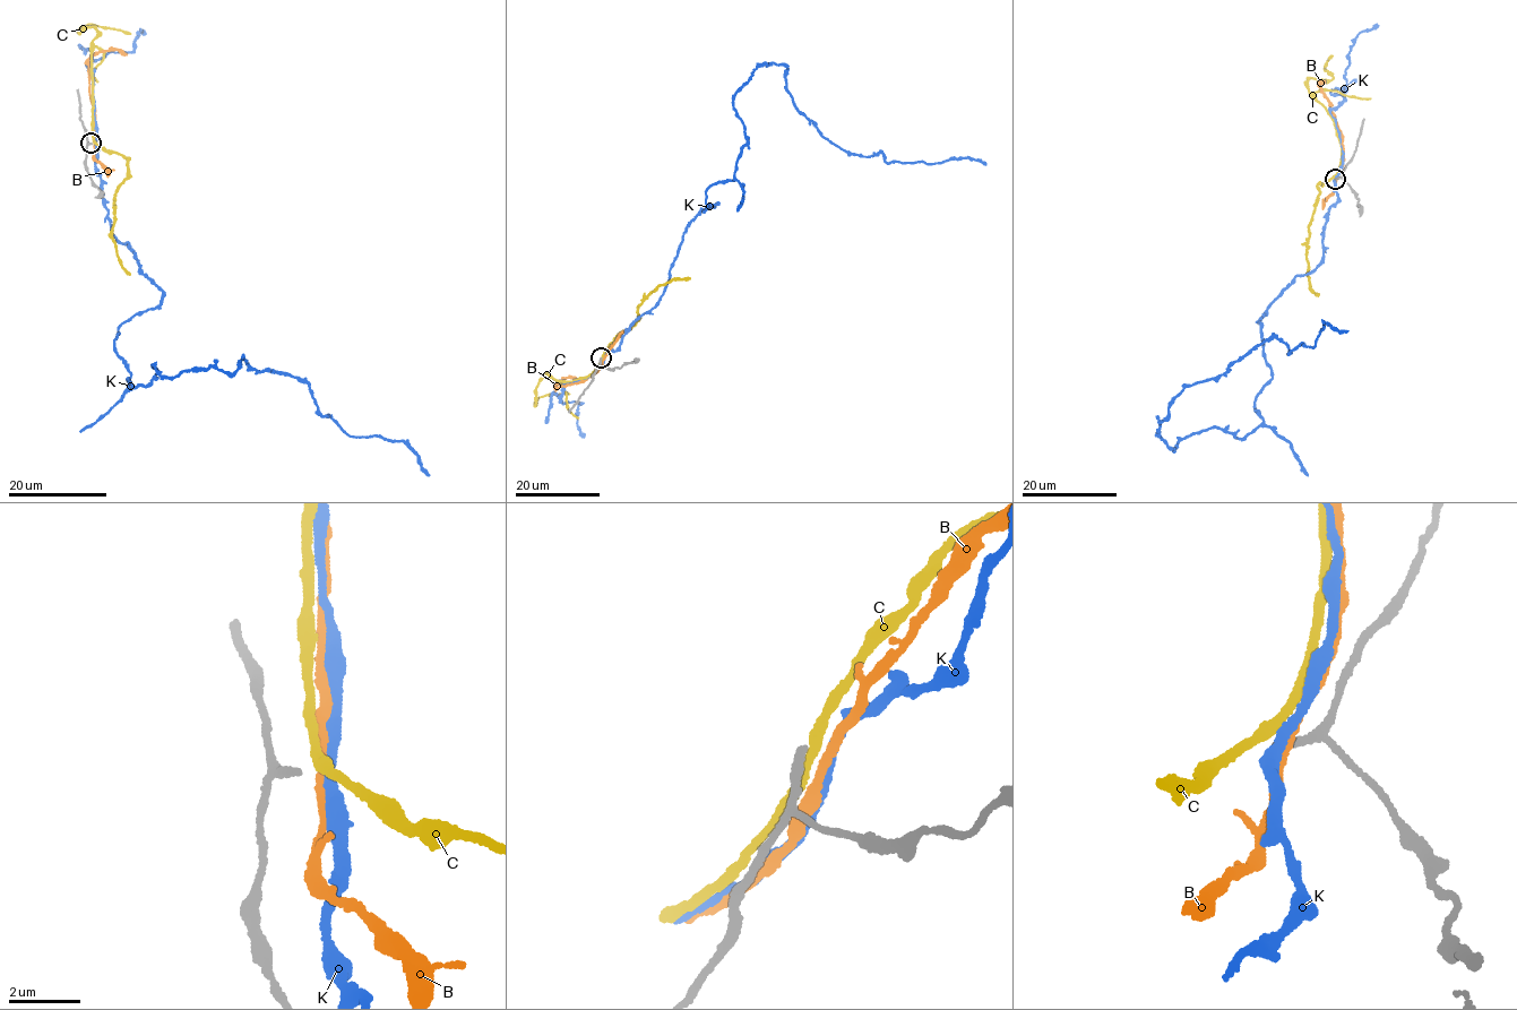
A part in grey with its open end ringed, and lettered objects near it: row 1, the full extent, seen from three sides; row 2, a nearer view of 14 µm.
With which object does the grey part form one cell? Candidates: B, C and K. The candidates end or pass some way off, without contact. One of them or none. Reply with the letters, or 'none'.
none

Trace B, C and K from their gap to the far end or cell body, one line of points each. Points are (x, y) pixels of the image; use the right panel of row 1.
B: (1336, 179), (1343, 165), (1344, 146), (1330, 103), (1319, 84), (1324, 80)
C: (1335, 178), (1341, 140), (1335, 121), (1308, 85), (1308, 79), (1333, 78), (1325, 69), (1332, 55)
K: (1337, 178), (1322, 262), (1260, 324), (1263, 423), (1161, 439), (1187, 387), (1274, 336), (1347, 331)

